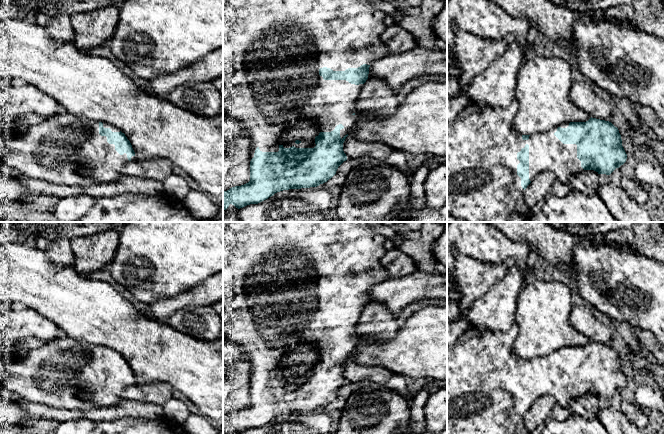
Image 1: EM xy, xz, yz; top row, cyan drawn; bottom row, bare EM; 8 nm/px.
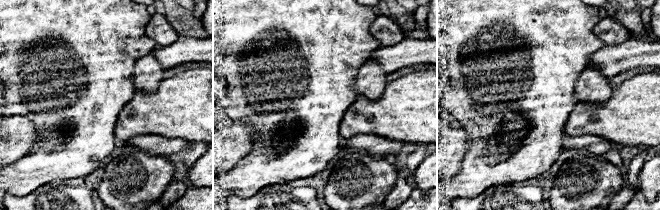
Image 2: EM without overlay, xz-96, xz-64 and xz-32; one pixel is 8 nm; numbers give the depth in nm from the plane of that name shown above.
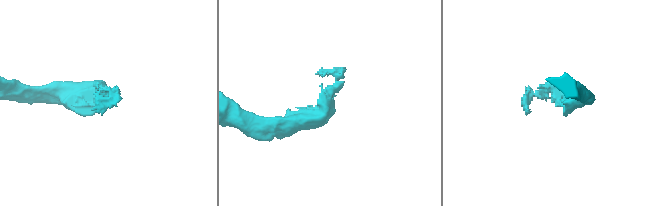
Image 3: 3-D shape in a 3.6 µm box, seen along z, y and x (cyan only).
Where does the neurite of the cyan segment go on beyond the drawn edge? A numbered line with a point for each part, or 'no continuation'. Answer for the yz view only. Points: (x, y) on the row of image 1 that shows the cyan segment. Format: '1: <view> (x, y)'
1: yz (482, 143)

